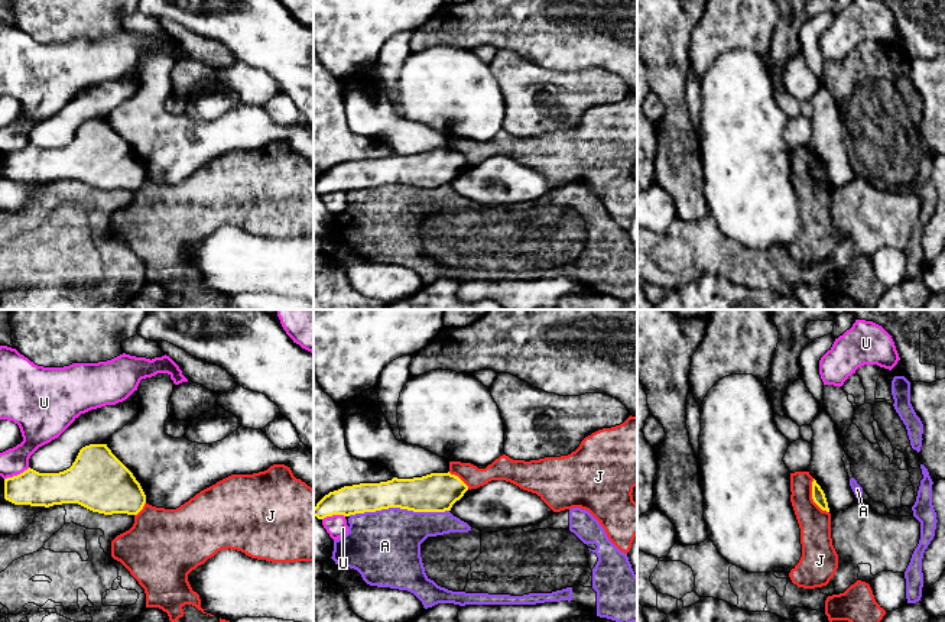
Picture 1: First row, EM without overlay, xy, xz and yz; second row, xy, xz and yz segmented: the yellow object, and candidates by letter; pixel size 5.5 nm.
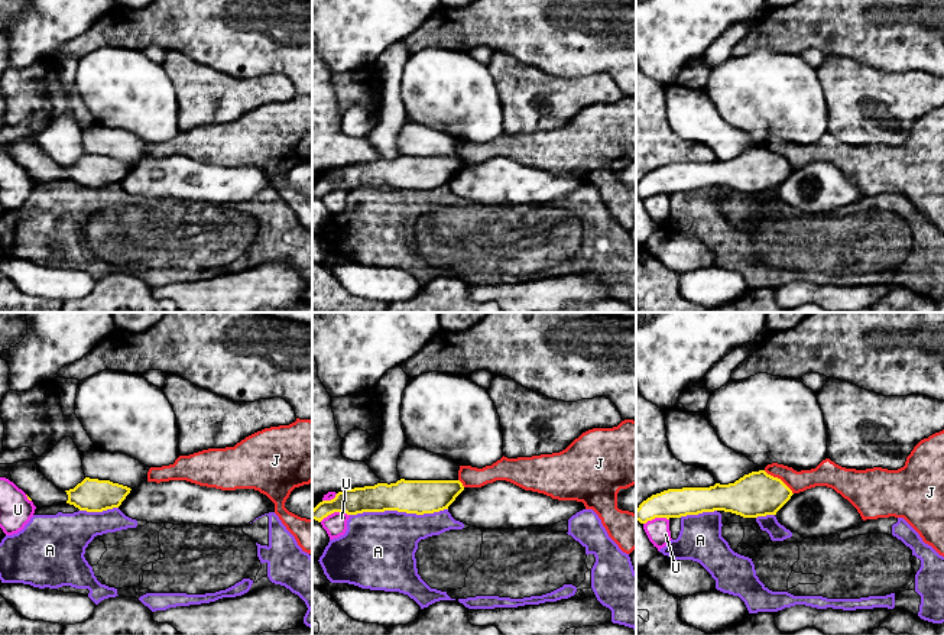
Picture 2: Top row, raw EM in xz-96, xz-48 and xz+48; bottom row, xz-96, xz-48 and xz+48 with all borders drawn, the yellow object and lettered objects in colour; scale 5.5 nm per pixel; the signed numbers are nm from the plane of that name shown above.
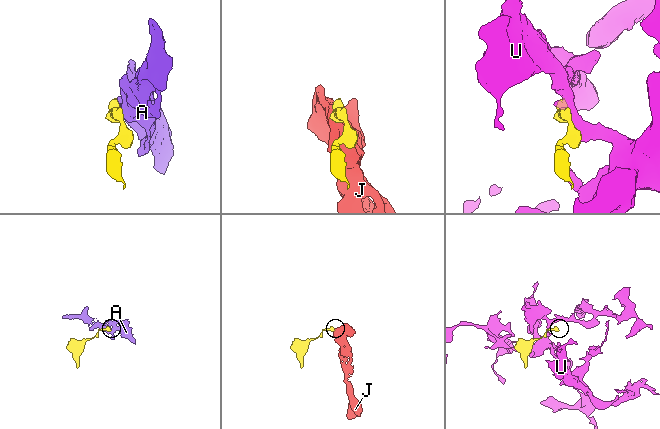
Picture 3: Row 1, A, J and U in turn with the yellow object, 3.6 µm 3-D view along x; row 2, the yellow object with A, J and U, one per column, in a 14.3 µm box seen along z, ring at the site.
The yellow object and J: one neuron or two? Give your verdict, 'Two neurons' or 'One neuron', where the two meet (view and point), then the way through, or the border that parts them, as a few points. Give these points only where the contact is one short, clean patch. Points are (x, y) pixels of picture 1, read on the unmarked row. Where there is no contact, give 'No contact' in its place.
Two neurons. Touches yellow at yz (812, 174). Boundary: yz (812, 155), (812, 175), (828, 188)

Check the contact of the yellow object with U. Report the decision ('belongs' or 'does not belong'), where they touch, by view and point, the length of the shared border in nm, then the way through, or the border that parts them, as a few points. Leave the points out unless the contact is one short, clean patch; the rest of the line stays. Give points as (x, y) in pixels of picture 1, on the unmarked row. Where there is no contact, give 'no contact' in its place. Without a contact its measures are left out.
does not belong; contact xy (18, 151); length 160 nm

